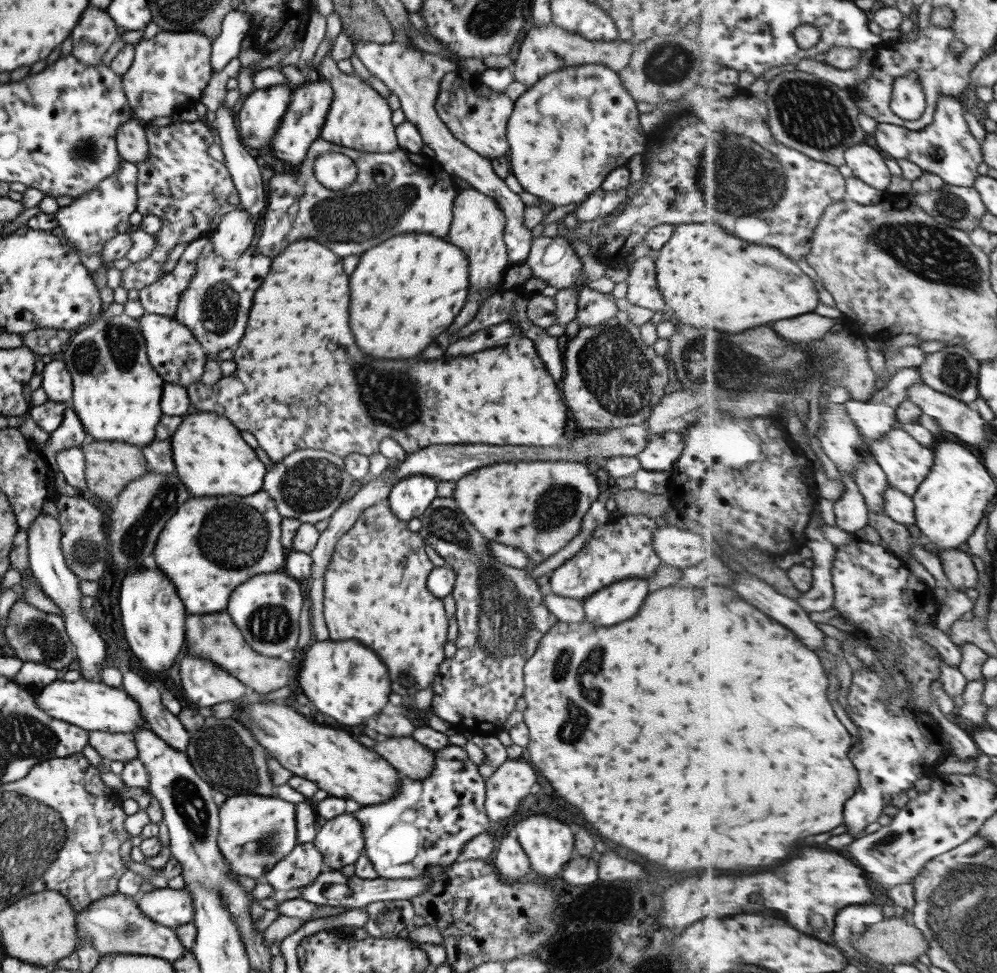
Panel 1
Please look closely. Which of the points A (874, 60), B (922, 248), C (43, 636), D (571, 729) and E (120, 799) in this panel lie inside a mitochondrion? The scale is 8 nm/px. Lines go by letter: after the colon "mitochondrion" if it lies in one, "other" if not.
A: other
B: mitochondrion
C: mitochondrion
D: mitochondrion
E: other

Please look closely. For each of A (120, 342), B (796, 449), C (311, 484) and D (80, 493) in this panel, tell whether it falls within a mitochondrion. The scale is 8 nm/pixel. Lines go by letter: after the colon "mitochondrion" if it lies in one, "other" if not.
A: mitochondrion
B: other
C: mitochondrion
D: other

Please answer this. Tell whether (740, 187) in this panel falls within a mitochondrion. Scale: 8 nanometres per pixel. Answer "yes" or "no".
yes

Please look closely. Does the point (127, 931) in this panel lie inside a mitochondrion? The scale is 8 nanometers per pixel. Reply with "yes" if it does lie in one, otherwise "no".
yes

